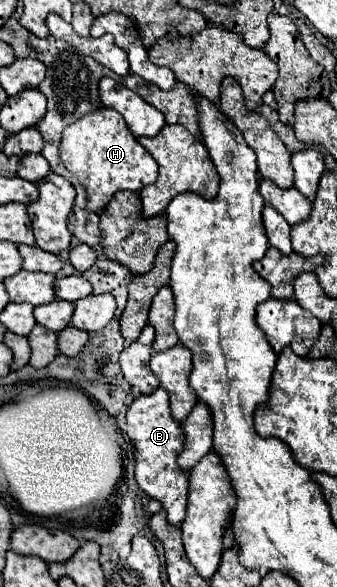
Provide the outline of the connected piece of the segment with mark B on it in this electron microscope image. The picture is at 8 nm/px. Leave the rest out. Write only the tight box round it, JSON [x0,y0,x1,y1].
[128,386,188,524]

